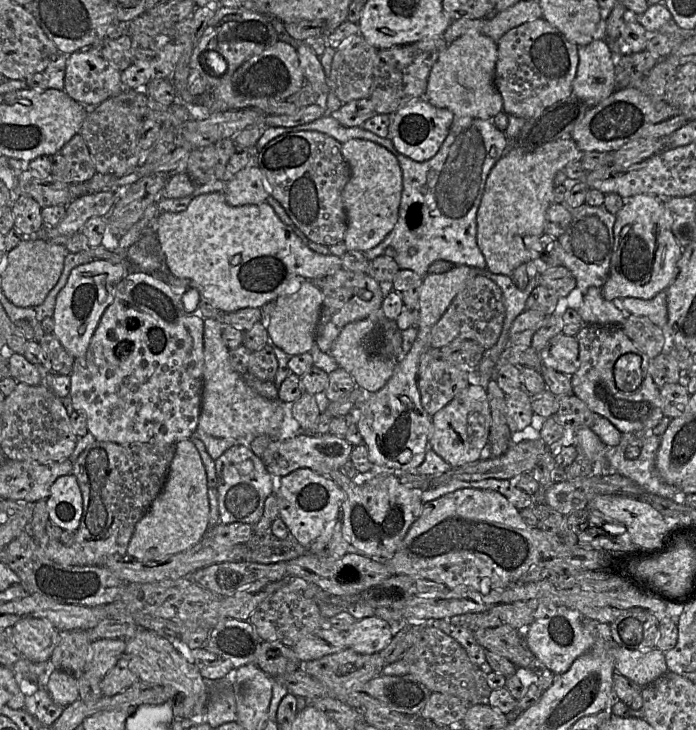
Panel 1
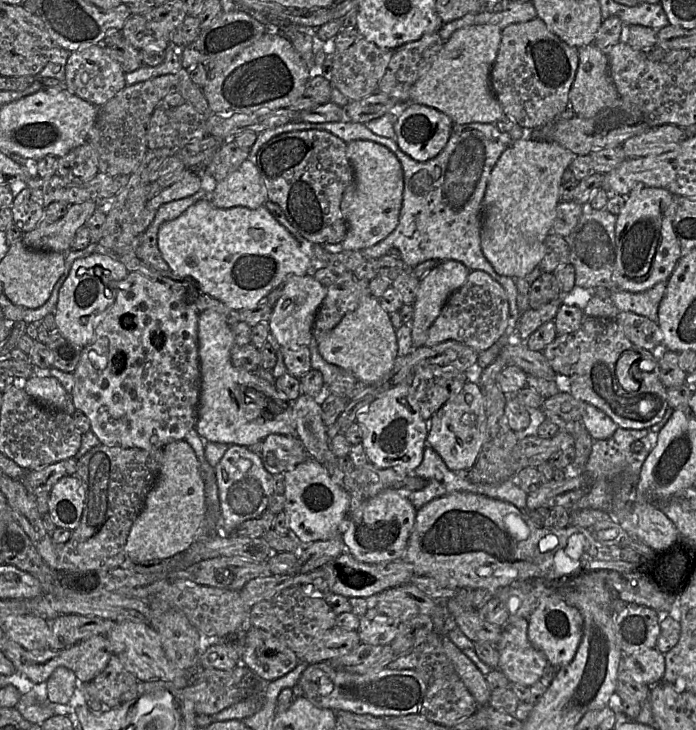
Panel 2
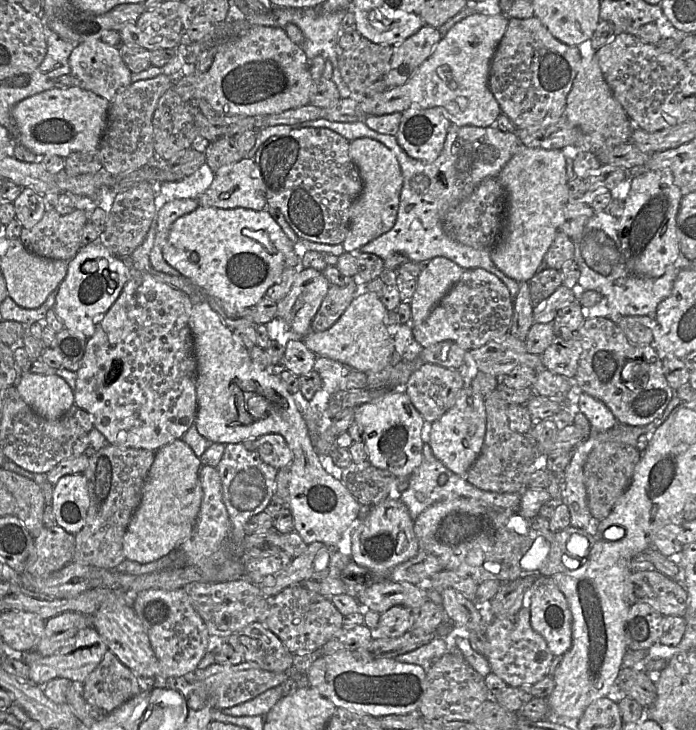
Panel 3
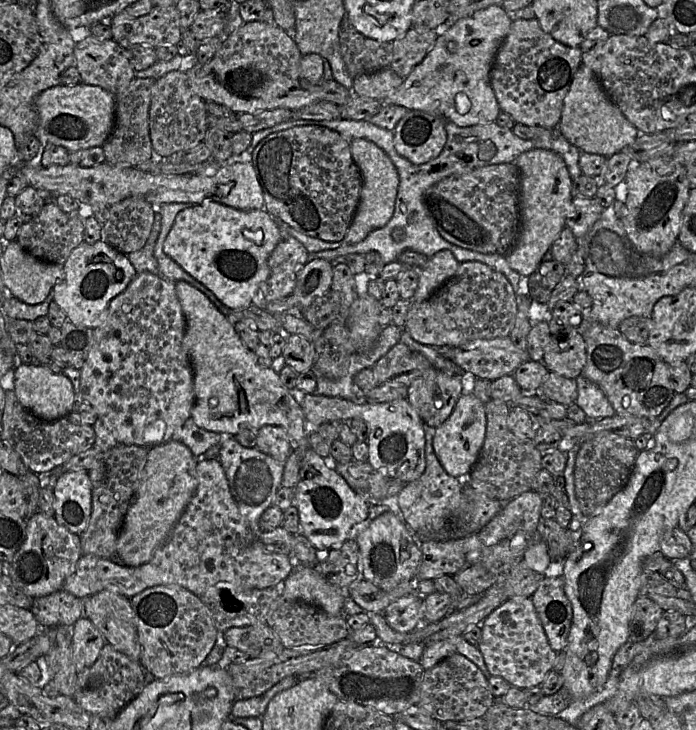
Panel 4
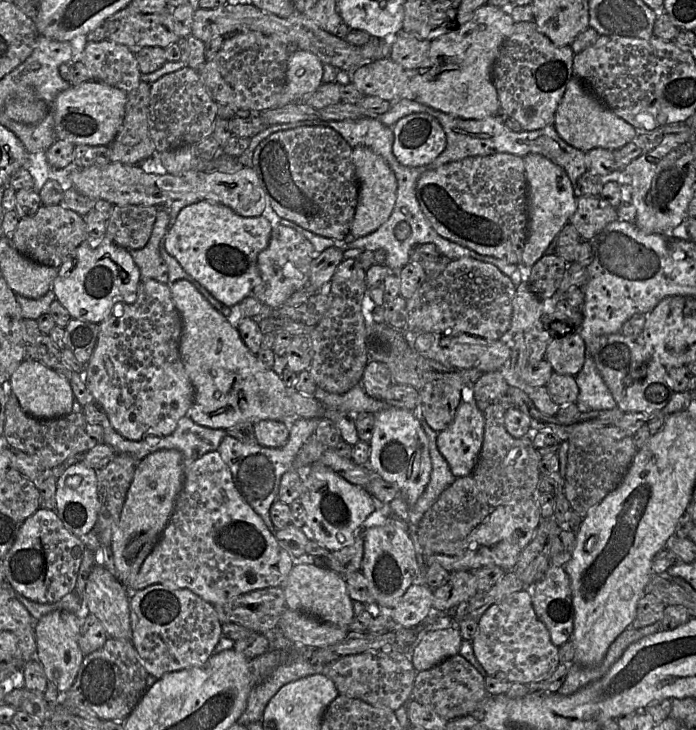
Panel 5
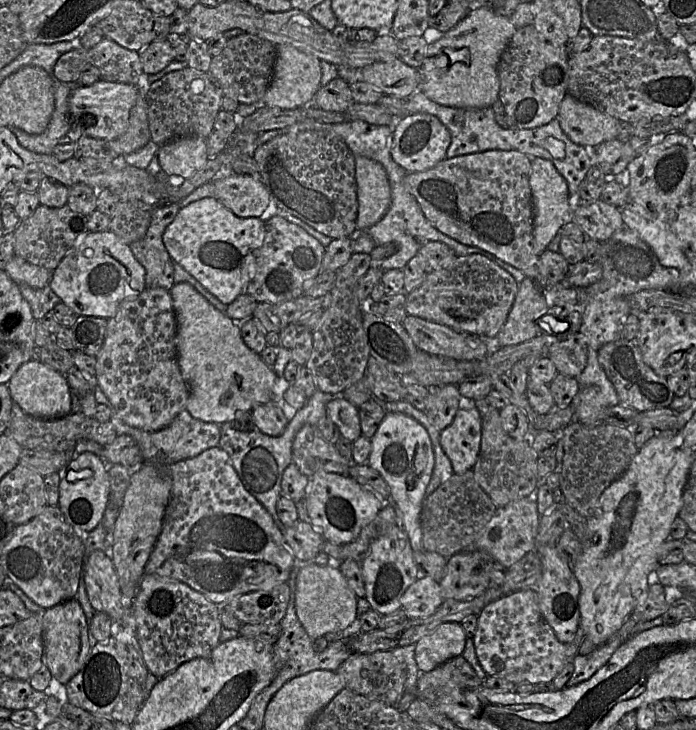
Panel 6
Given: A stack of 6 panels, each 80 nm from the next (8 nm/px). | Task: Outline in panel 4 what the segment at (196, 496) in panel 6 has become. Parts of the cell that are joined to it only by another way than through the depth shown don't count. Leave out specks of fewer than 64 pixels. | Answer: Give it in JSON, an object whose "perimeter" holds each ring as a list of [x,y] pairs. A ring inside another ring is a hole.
{"perimeter":[[[198,459],[196,474],[194,495],[167,540],[149,562],[132,568],[121,564],[117,557],[109,560],[83,555],[62,590],[82,600],[104,590],[131,600],[143,590],[161,585],[181,586],[198,597],[218,583],[227,583],[241,590],[279,588],[294,569],[292,555],[267,550],[252,532],[230,492],[219,459]]]}

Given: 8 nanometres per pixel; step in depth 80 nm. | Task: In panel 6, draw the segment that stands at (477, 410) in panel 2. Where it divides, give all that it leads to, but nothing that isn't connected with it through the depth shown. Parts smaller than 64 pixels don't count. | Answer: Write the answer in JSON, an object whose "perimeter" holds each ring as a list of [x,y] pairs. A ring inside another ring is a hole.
{"perimeter":[[[476,408],[458,409],[453,422],[440,433],[440,444],[455,474],[472,470],[481,447],[482,417]]]}

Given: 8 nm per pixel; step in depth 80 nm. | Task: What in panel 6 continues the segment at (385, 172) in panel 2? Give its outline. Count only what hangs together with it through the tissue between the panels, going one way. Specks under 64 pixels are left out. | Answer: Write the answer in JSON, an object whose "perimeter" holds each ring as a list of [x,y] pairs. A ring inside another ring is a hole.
{"perimeter":[[[356,156],[358,216],[356,227],[368,230],[387,213],[391,190],[385,168],[377,161]]]}

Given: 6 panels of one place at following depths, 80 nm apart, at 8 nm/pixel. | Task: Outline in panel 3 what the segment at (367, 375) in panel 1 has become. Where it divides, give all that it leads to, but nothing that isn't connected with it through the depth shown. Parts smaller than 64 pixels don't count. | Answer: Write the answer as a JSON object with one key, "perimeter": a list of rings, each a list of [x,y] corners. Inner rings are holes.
{"perimeter":[[[361,290],[332,327],[320,332],[311,330],[303,337],[303,342],[319,357],[329,358],[364,373],[381,371],[394,362],[394,338],[385,324],[387,311],[379,296]]]}

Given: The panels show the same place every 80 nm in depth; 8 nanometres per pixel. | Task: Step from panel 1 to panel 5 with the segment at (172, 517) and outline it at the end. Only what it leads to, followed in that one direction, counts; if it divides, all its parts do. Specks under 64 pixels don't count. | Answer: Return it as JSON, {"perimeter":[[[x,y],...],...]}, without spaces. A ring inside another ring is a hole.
{"perimeter":[[[175,449],[153,452],[136,466],[111,545],[104,548],[100,558],[100,564],[112,569],[127,589],[131,589],[142,564],[157,544],[172,515],[185,467],[182,454]]]}

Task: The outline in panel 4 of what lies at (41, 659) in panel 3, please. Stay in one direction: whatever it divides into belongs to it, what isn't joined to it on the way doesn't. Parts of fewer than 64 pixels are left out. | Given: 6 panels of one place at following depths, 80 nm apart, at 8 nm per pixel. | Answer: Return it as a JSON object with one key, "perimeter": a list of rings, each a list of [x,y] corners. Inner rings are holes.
{"perimeter":[[[85,617],[71,627],[72,657],[78,674],[91,667],[100,656],[106,640],[94,624]]]}

